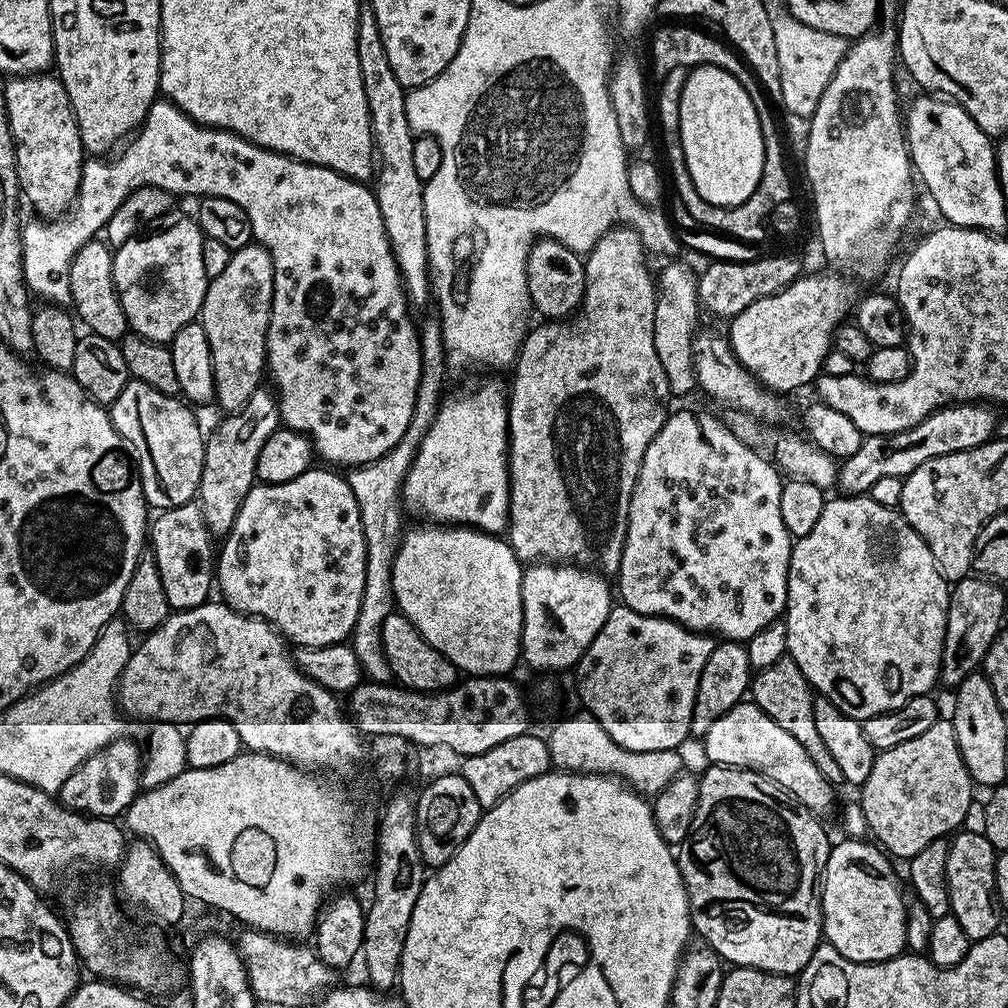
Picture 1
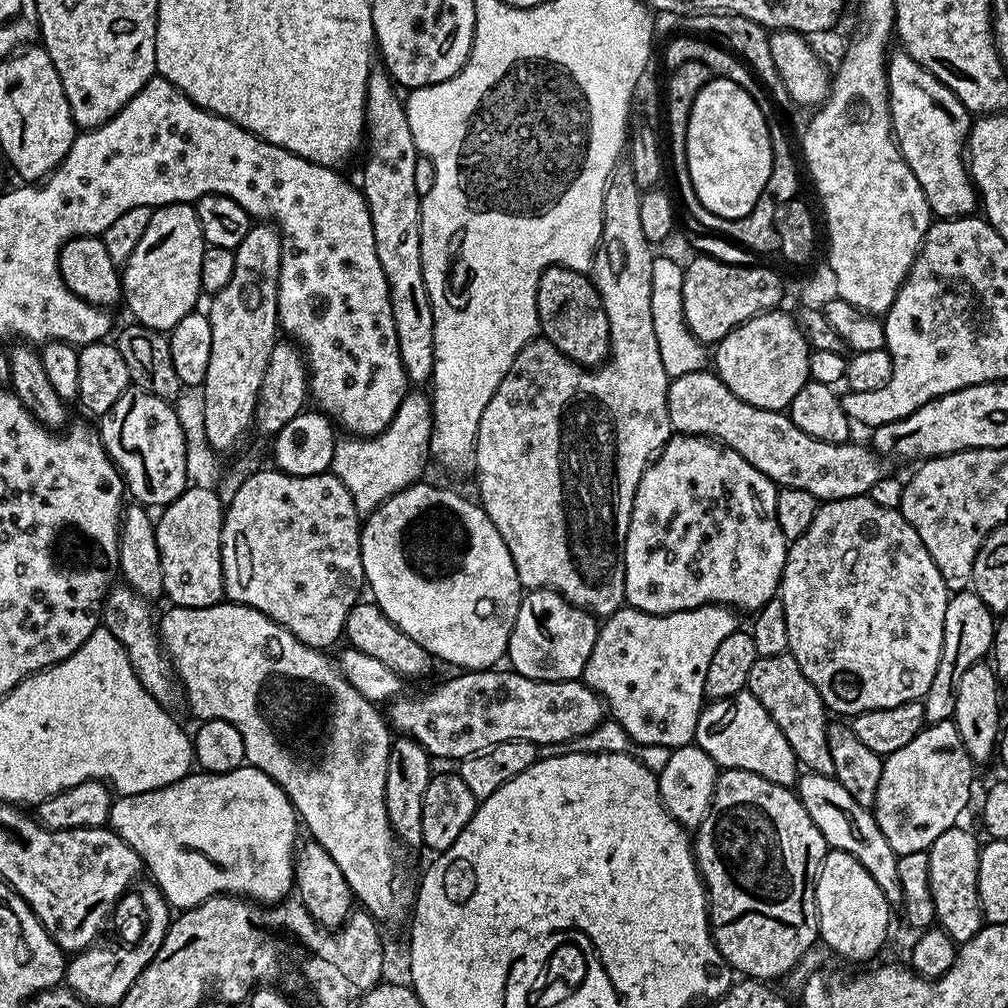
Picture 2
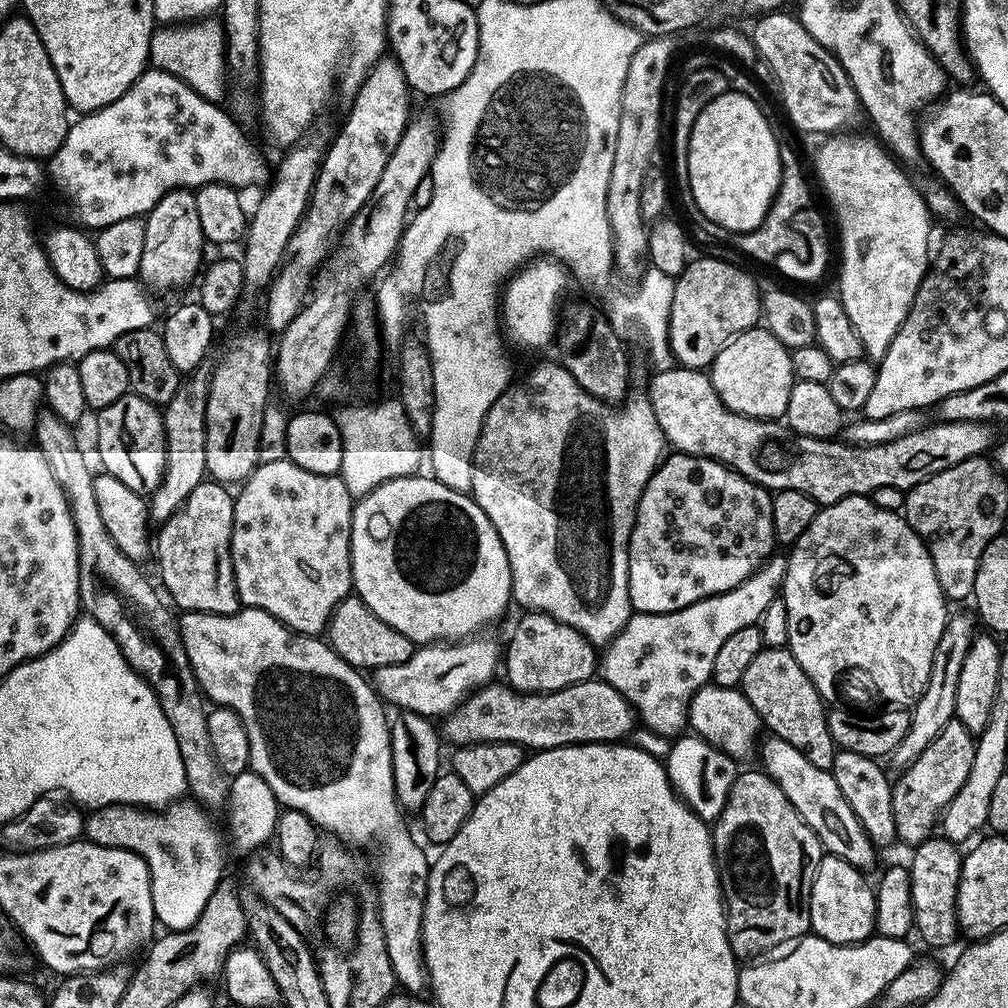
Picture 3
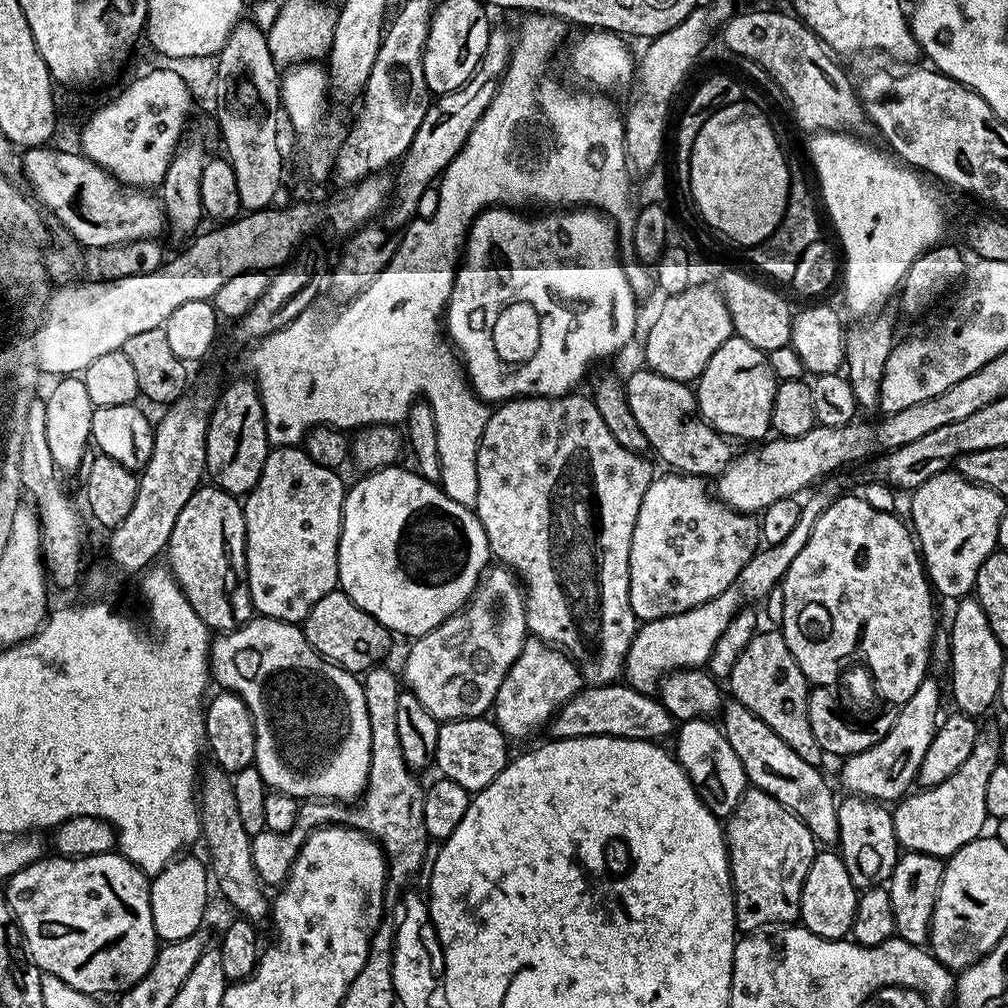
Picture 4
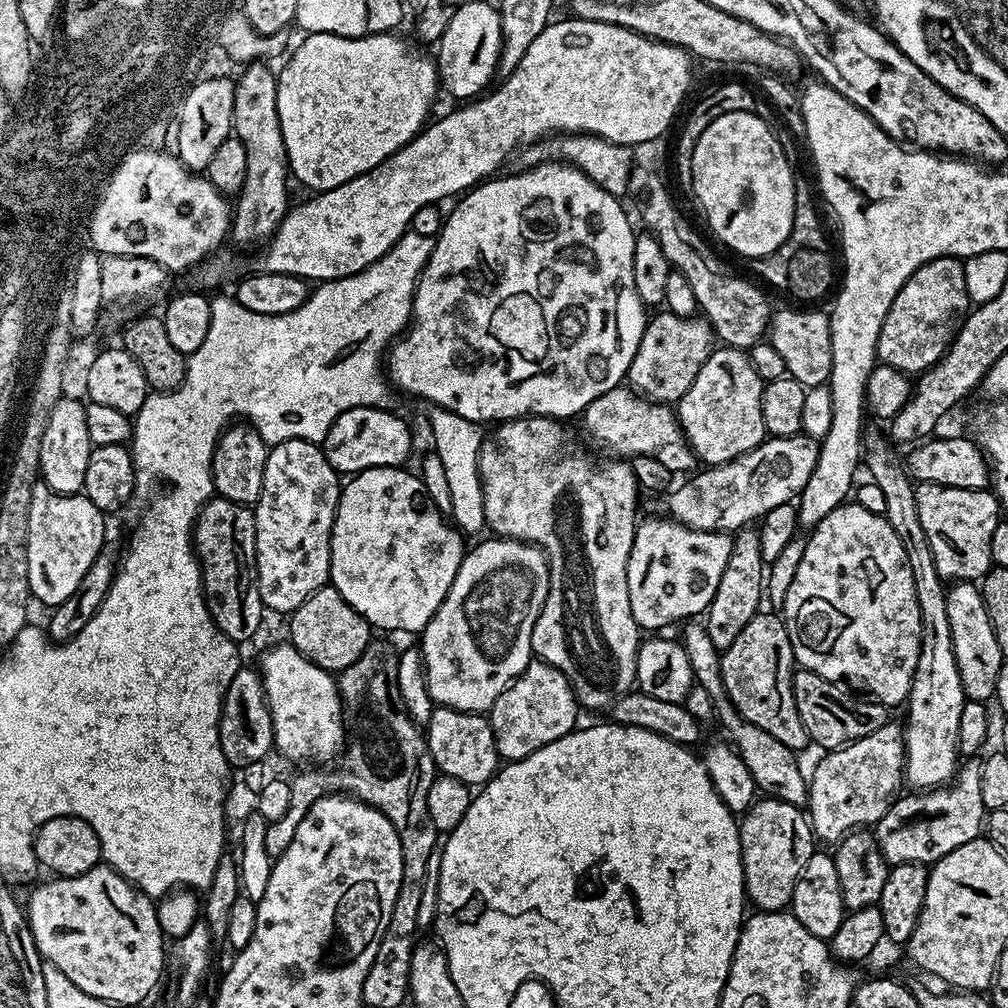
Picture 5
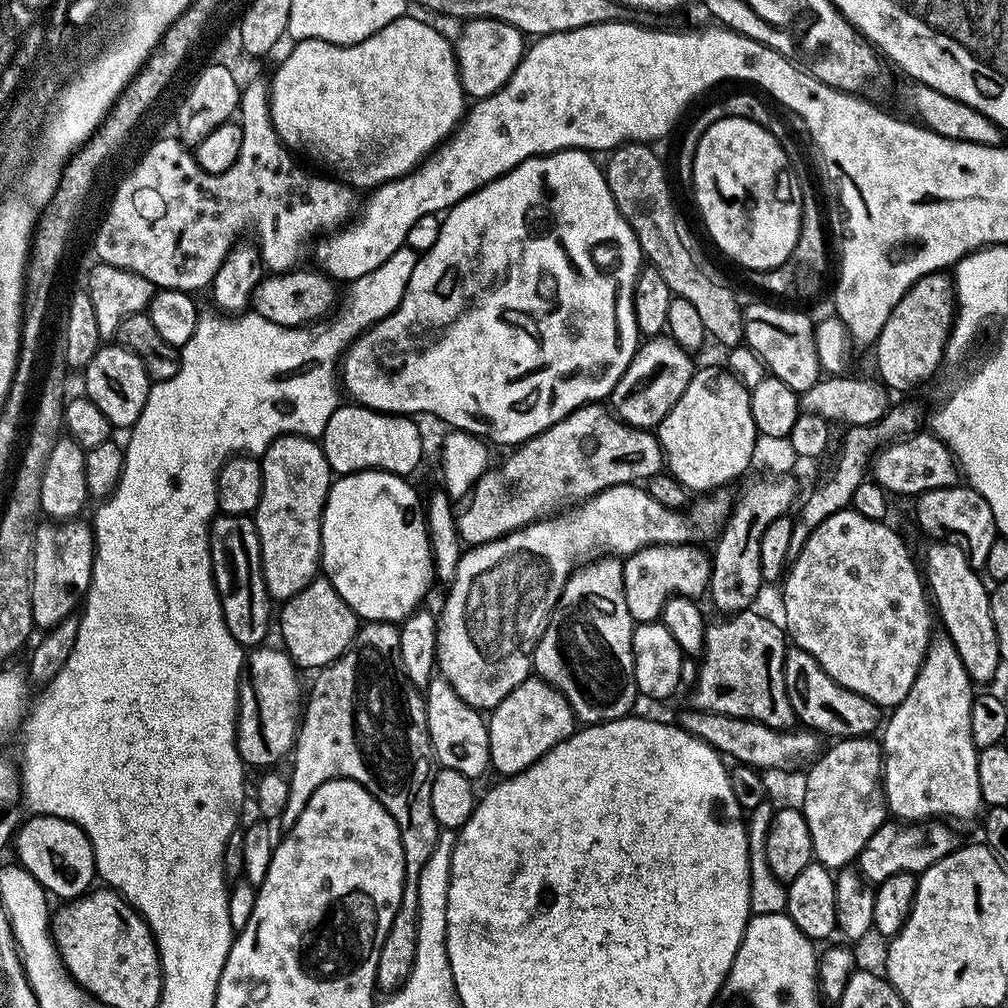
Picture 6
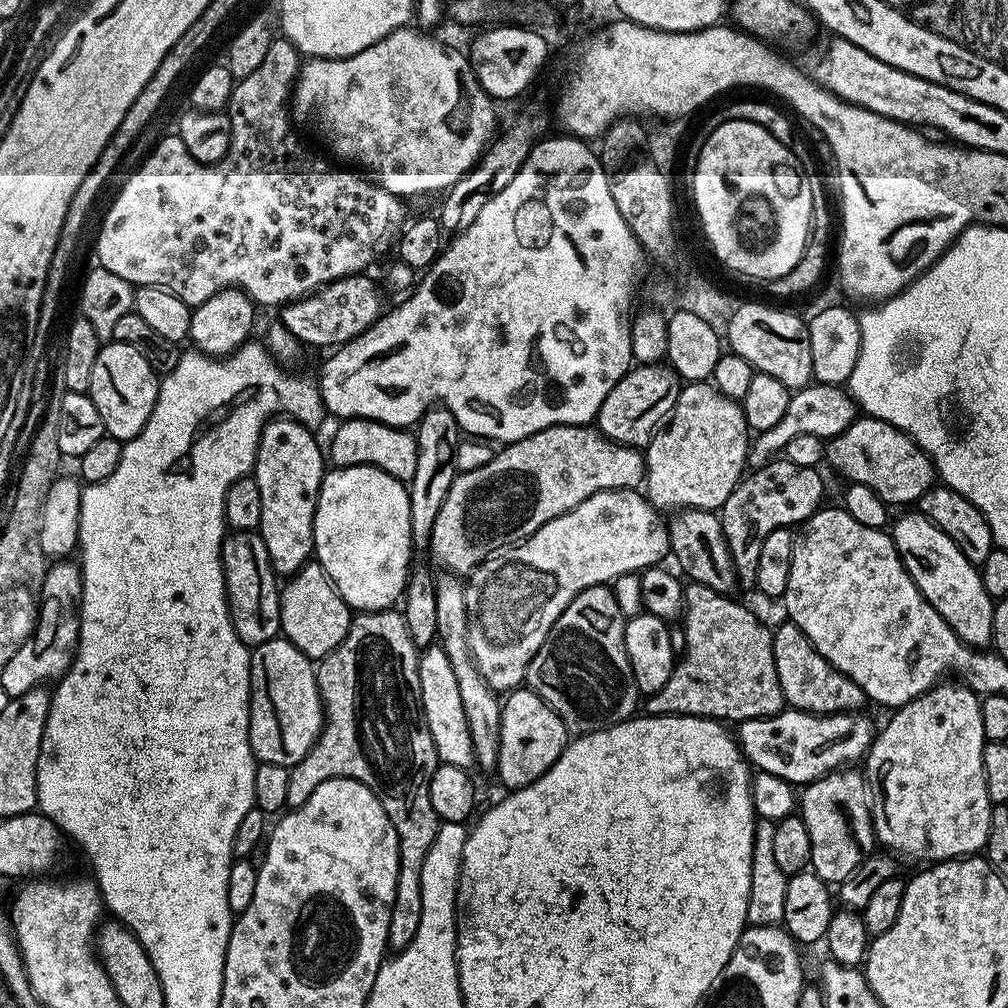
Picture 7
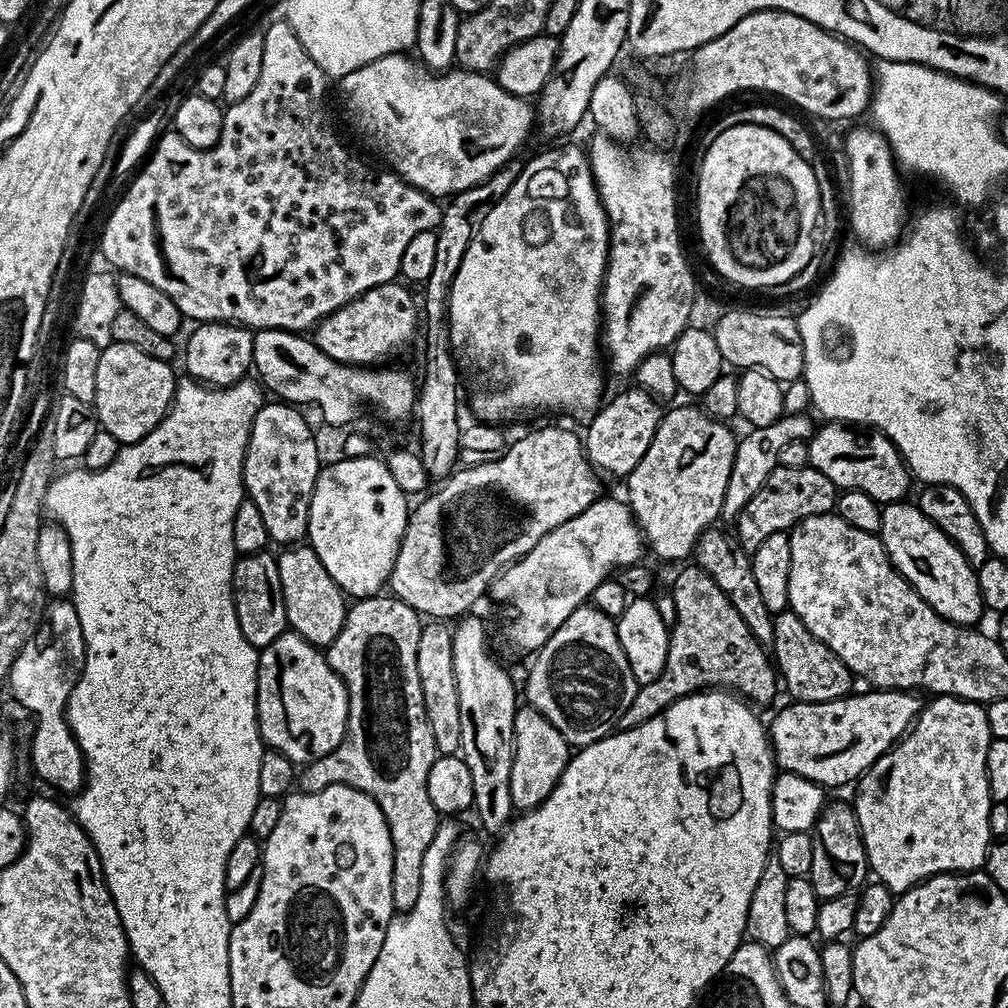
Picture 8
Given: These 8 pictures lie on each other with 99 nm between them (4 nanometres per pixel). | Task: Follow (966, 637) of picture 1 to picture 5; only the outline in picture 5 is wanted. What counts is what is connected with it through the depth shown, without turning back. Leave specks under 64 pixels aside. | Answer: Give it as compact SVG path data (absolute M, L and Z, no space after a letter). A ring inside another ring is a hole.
M889 722L874 730L874 734L866 734L866 738L825 751L823 755L807 781L806 812L817 841L839 842L849 832L875 826L897 799L900 783L903 785L906 780L904 730L899 723Z

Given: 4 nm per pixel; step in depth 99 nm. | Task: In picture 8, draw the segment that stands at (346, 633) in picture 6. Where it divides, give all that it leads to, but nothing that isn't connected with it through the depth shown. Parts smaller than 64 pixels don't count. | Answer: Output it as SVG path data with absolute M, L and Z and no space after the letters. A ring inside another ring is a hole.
M288 546L281 552L284 553L279 553L276 565L284 591L288 628L317 648L327 649L334 642L334 638L338 638L344 625L349 609L349 605L344 604L346 593L336 585L334 578L330 578L330 574L326 574L322 558L318 558L311 546Z

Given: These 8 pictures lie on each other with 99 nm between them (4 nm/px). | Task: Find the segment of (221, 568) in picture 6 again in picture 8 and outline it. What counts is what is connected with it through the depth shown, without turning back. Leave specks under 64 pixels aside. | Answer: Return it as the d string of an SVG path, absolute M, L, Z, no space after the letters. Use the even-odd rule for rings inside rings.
M265 550L249 556L240 556L236 567L232 569L232 597L238 614L238 626L242 630L242 638L246 638L246 642L250 642L258 650L270 646L270 642L274 642L274 638L278 638L288 628L284 591L278 578L277 557L271 556L270 553L271 551Z

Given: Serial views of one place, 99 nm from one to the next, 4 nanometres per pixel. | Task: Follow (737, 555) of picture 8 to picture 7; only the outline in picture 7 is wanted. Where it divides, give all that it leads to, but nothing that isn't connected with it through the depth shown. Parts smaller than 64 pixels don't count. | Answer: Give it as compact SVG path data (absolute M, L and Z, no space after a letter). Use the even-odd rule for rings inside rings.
M681 508L673 511L666 523L671 559L676 559L677 566L689 576L687 579L693 584L710 586L710 590L715 592L735 593L736 584L738 585L736 563L722 534L719 515L707 508Z

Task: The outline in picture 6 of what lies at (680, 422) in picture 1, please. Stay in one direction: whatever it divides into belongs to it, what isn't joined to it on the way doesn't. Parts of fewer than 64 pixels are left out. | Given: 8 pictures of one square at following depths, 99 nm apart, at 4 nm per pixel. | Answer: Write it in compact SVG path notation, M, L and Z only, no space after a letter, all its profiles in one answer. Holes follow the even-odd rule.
M655 544L633 552L623 561L626 606L636 624L651 624L661 619L661 612L672 596L700 598L708 592L712 561L707 551L687 544Z

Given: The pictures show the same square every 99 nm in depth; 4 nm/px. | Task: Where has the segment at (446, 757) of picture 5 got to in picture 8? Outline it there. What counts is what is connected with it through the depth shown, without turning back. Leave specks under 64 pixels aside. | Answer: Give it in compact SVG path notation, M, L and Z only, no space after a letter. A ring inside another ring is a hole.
M428 622L421 627L416 661L418 662L418 678L422 682L426 718L430 722L430 734L434 734L437 753L459 753L462 733L458 714L458 686L454 682L452 628L447 623Z

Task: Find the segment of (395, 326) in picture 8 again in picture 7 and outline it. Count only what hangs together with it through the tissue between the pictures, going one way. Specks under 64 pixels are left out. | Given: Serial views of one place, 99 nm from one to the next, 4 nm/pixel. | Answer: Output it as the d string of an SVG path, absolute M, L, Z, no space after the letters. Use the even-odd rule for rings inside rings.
M368 274L347 276L330 282L311 296L303 296L301 300L283 305L278 315L279 323L284 324L286 330L290 330L292 337L300 341L301 345L313 344L316 348L332 350L350 342L380 319L380 288Z

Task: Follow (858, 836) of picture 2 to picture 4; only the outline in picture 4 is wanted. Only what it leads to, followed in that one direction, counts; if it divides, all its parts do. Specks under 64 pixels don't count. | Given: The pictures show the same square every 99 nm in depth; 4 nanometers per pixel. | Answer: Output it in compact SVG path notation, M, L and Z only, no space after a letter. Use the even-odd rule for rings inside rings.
M727 699L723 703L720 716L724 736L738 754L739 761L747 772L749 783L770 794L776 801L782 802L787 809L790 809L798 819L803 821L817 843L824 842L826 844L823 845L826 846L837 843L840 837L837 801L833 798L820 772L821 769L795 754L794 750L791 750L790 746L774 733L774 730L752 714L748 707L742 706L740 700Z

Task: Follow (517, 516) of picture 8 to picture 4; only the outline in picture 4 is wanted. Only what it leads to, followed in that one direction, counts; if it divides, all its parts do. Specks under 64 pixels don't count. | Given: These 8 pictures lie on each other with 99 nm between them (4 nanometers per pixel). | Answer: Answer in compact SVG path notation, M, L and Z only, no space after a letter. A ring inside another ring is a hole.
M651 370L643 371L626 380L624 392L628 396L630 414L642 428L642 434L646 434L649 449L656 451L672 467L669 469L677 473L719 478L734 459L733 441L700 419L695 391L685 381L659 376Z

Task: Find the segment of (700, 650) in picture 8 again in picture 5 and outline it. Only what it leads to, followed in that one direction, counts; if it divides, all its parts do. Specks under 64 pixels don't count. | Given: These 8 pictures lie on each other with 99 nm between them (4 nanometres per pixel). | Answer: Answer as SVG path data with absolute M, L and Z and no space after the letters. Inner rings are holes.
M757 612L750 622L746 622L742 634L738 634L738 638L720 652L720 664L726 694L742 719L772 734L790 749L809 747L806 726L802 726L802 718L798 718L798 706L794 702L794 661L790 638L779 615Z

